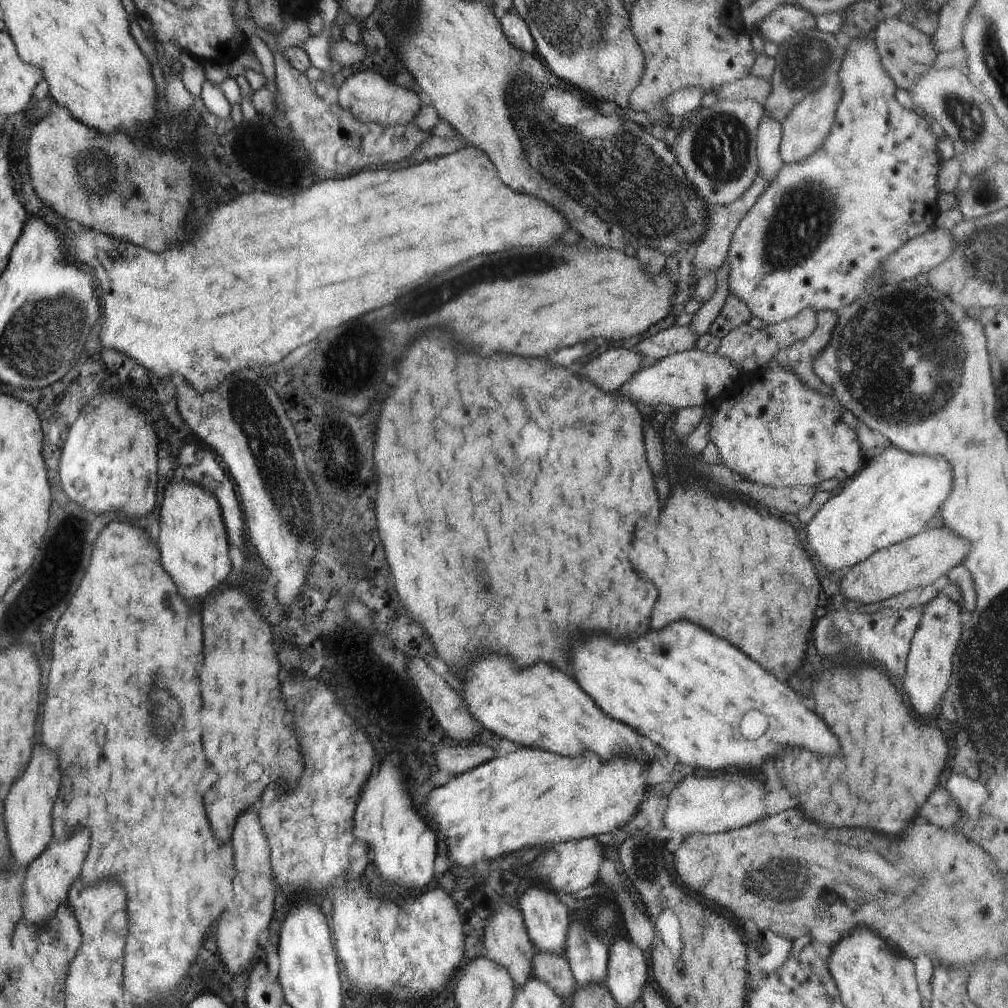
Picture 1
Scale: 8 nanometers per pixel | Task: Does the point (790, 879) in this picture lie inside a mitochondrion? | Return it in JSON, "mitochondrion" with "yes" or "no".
{"mitochondrion":"yes"}

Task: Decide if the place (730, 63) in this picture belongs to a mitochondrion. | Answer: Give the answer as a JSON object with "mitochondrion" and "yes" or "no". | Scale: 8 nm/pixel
{"mitochondrion":"no"}

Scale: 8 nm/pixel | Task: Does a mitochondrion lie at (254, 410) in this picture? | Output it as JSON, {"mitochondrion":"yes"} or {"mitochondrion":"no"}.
{"mitochondrion":"yes"}

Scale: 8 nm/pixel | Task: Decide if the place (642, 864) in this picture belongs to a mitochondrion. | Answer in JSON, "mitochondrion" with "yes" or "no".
{"mitochondrion":"yes"}

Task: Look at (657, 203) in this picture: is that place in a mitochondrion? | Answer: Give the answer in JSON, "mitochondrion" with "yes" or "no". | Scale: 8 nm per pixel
{"mitochondrion":"yes"}

